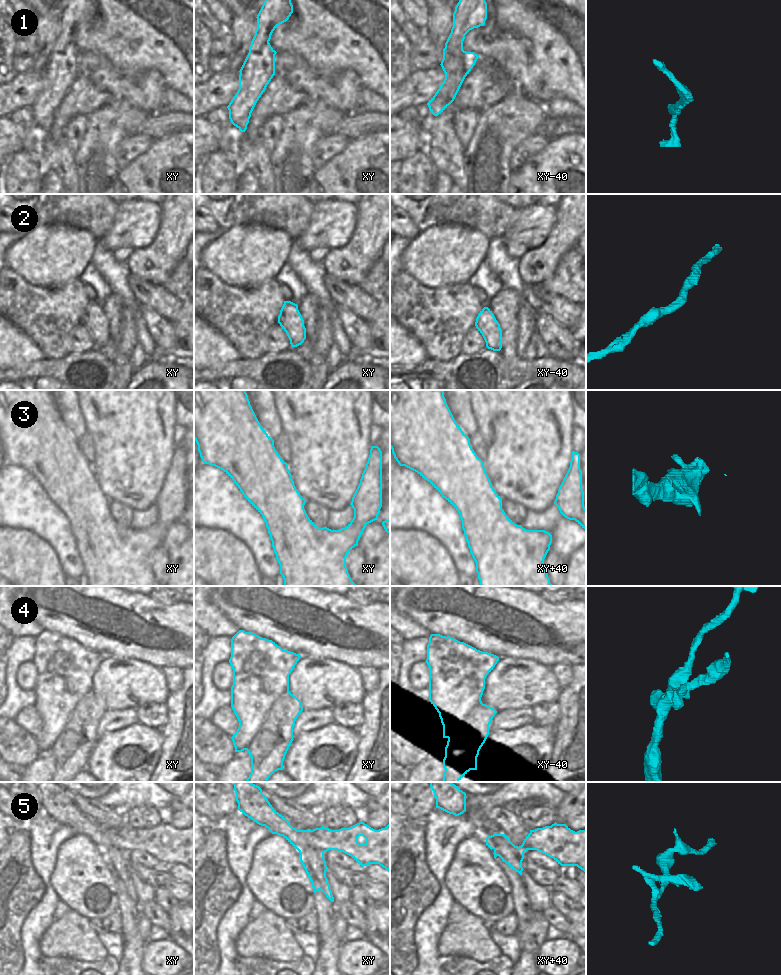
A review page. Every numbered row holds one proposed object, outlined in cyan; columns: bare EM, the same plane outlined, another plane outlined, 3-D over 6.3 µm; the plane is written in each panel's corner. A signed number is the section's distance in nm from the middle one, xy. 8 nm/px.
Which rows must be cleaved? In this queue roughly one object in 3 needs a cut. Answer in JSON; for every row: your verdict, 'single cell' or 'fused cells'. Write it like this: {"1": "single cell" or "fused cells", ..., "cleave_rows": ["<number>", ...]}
{"1": "single cell", "2": "single cell", "3": "single cell", "4": "fused cells", "5": "single cell", "cleave_rows": ["4"]}

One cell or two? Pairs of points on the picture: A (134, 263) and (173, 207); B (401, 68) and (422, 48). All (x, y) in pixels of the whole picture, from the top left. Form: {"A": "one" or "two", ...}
{"A": "one", "B": "two"}

